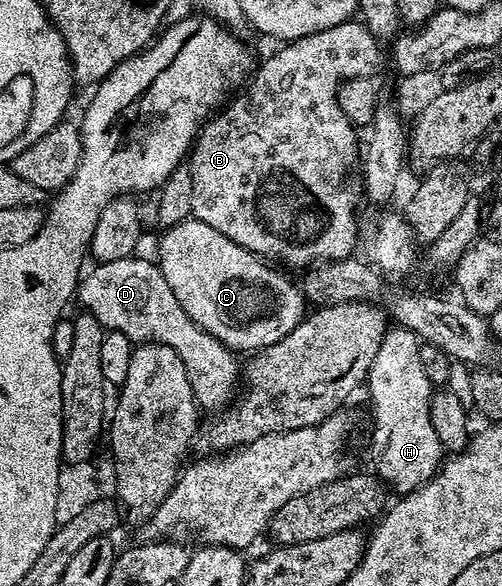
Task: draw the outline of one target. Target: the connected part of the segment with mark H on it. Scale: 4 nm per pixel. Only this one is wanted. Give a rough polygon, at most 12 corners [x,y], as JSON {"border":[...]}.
{"border":[[388,327],[365,381],[373,472],[399,494],[445,460],[419,337]]}

